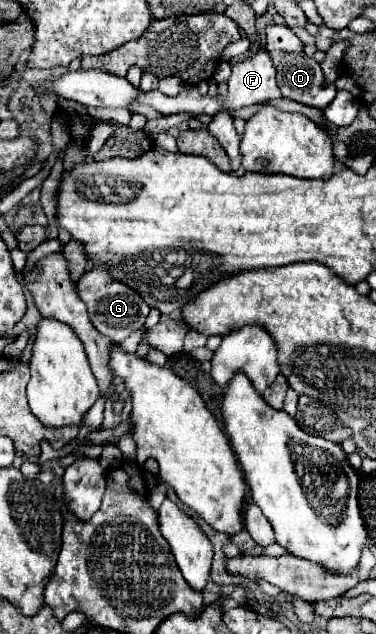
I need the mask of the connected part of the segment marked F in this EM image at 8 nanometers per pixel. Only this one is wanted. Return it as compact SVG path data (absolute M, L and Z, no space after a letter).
M257 52L251 58L233 64L229 78L229 94L223 100L227 108L237 110L277 98L281 98L281 92L275 82L273 62L265 52Z

